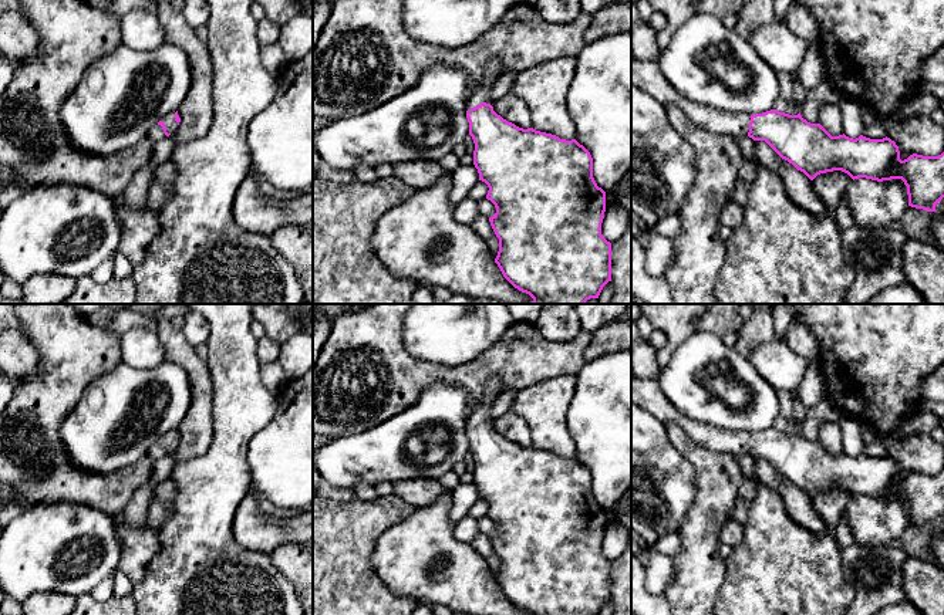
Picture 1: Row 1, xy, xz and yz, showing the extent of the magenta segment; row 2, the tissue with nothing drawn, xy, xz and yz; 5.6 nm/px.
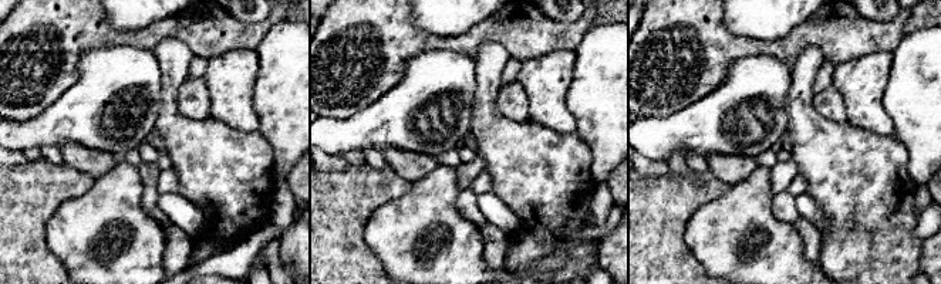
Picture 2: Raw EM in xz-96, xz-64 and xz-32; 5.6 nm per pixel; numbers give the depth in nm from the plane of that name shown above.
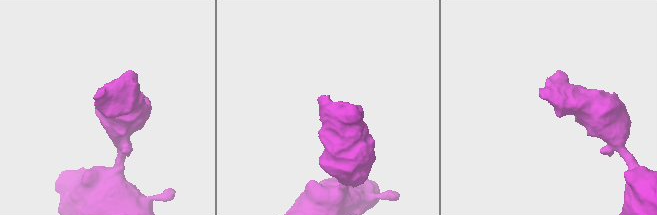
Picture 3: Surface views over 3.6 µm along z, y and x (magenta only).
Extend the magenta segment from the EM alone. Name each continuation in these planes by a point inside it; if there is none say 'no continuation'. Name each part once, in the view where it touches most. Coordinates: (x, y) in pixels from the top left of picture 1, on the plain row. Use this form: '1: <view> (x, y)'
1: xy (168, 438)

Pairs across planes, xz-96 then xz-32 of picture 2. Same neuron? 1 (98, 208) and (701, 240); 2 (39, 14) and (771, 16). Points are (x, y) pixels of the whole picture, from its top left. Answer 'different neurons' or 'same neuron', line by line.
1: same neuron
2: different neurons

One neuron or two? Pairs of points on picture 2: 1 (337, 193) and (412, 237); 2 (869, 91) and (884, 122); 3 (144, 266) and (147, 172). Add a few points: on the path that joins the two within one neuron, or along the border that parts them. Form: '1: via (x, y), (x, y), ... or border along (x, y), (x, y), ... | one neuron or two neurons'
1: border along (401, 195), (373, 213), (366, 226), (367, 246) | two neurons
2: via (869, 98), (869, 107), (877, 115) | one neuron
3: border along (141, 178), (141, 206), (164, 227) | two neurons

